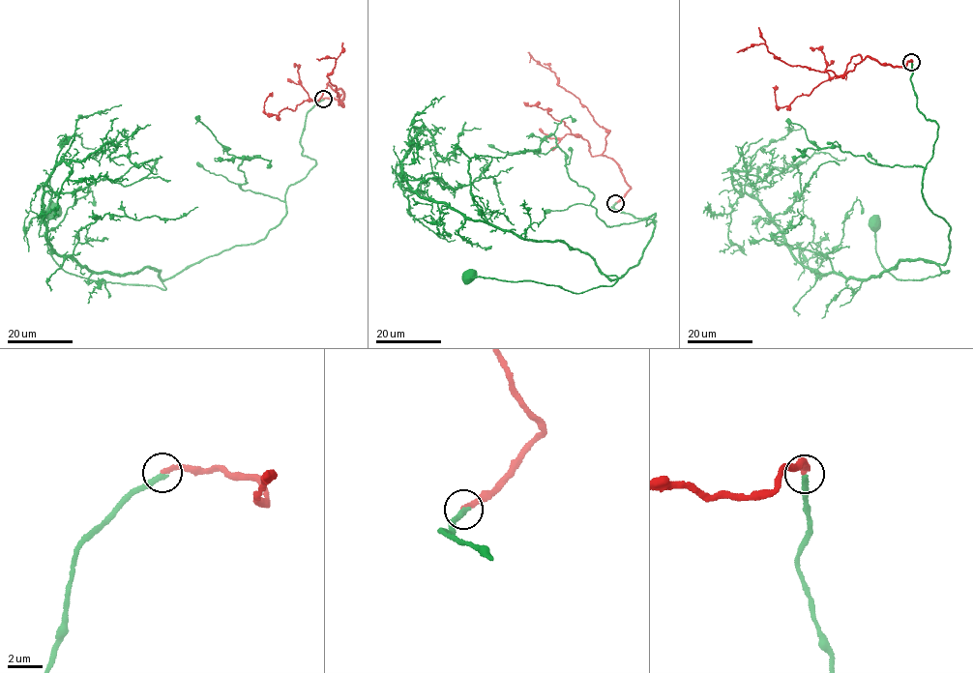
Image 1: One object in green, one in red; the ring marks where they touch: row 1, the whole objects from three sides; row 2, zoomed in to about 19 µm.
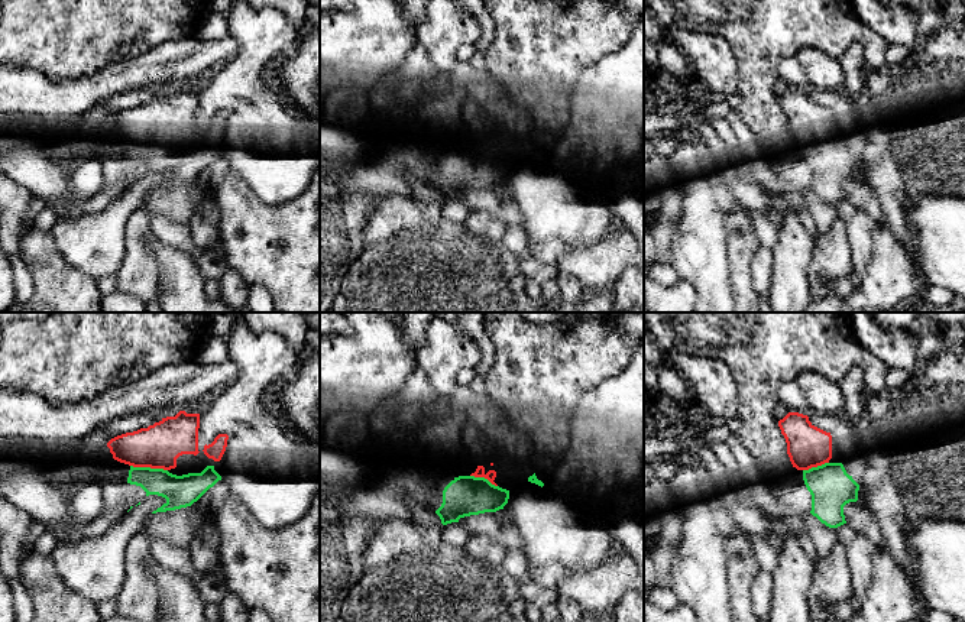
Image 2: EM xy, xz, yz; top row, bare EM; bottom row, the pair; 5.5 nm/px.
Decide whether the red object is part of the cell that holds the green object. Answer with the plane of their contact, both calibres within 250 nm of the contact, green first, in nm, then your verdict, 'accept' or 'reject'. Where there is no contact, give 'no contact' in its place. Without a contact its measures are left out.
meets green in xy; 180 nm thick on the green side, 240 nm on the other; accept

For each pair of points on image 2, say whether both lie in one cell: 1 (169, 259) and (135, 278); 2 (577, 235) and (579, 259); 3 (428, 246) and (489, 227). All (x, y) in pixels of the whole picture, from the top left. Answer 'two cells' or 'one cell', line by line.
1: two cells
2: two cells
3: two cells

